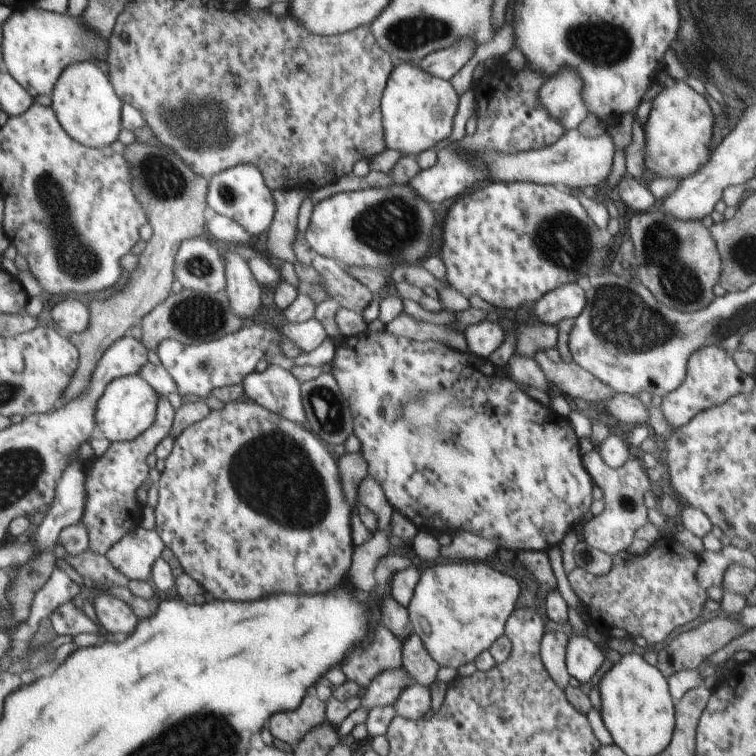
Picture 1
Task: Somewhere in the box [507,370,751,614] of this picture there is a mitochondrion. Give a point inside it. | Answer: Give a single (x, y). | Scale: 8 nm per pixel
(621, 506)

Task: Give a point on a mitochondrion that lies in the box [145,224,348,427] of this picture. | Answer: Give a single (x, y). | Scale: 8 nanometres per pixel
(198, 316)

